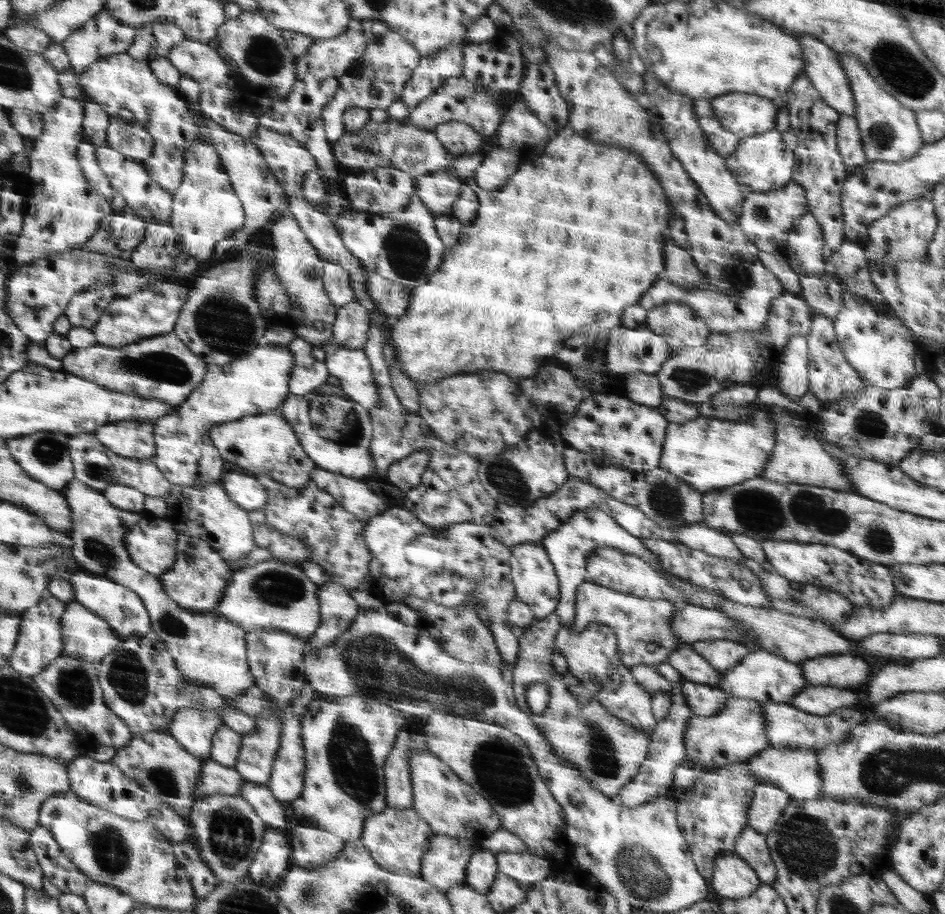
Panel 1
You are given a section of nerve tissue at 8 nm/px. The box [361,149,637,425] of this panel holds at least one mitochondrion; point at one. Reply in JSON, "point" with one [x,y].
{"point":[406,252]}

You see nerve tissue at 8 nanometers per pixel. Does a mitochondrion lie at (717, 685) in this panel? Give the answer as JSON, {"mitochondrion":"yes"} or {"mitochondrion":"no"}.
{"mitochondrion":"no"}

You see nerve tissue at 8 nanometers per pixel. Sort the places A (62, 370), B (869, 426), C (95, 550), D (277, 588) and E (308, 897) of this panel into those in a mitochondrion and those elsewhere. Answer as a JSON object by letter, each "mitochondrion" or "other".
{"A":"other","B":"mitochondrion","C":"mitochondrion","D":"mitochondrion","E":"mitochondrion"}

